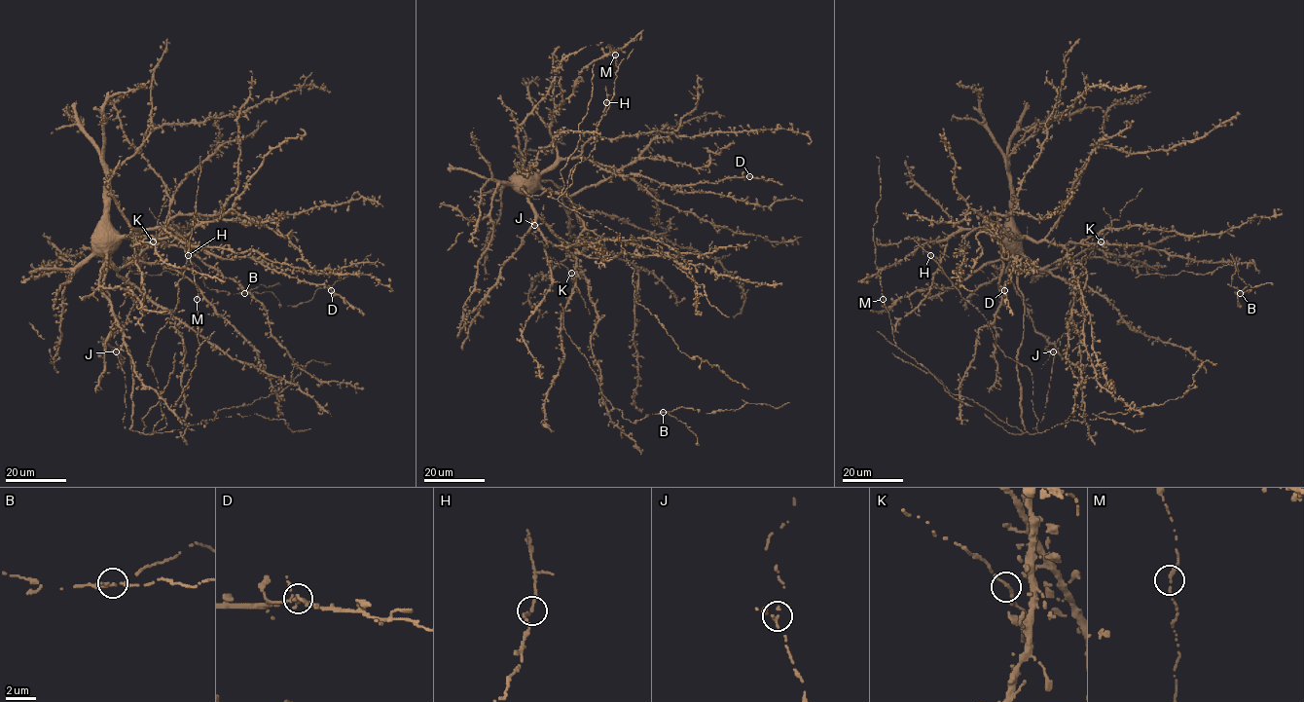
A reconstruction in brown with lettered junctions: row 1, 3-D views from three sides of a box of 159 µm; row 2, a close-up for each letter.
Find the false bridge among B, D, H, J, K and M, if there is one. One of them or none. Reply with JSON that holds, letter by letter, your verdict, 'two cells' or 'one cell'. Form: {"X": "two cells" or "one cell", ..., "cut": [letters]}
{"B": "two cells", "D": "one cell", "H": "one cell", "J": "one cell", "K": "one cell", "M": "one cell", "cut": ["B"]}

